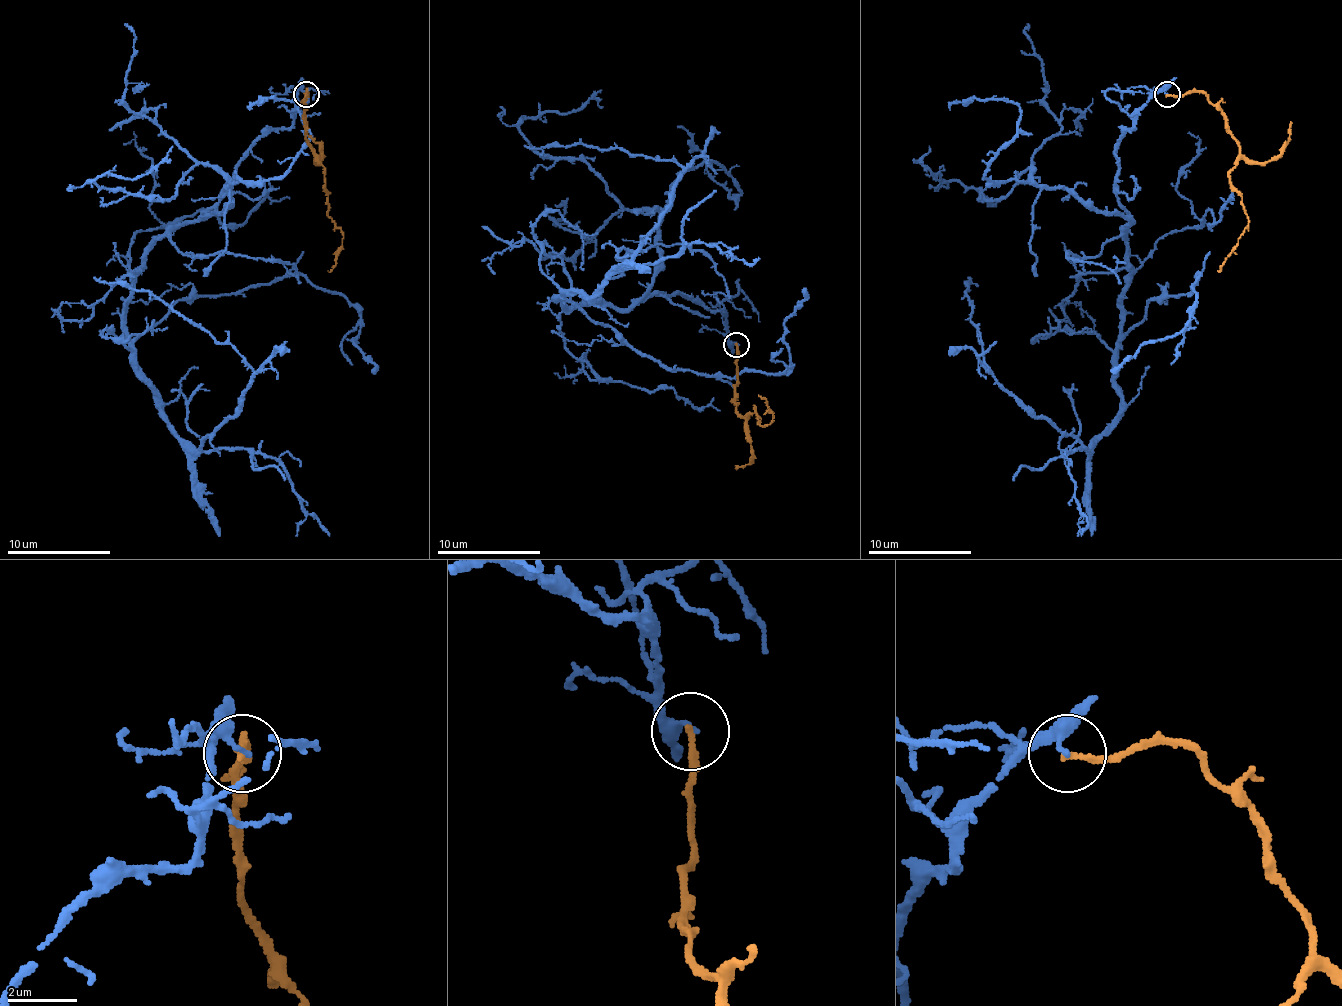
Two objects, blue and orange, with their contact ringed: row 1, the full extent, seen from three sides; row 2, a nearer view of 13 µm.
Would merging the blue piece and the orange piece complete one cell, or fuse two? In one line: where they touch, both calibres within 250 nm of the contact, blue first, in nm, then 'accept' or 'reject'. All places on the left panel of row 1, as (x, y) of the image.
at (306, 94); 190 nm thick on the blue side, 190 nm on the other; reject

